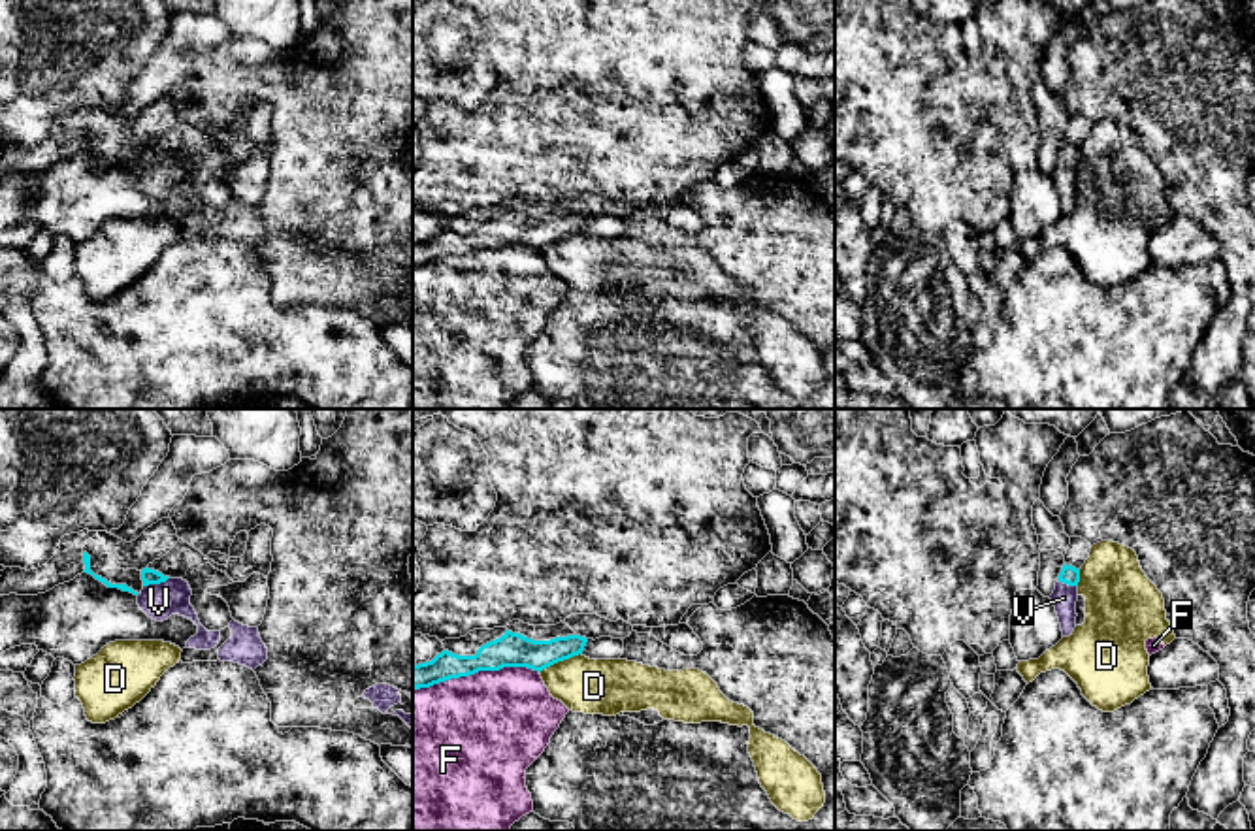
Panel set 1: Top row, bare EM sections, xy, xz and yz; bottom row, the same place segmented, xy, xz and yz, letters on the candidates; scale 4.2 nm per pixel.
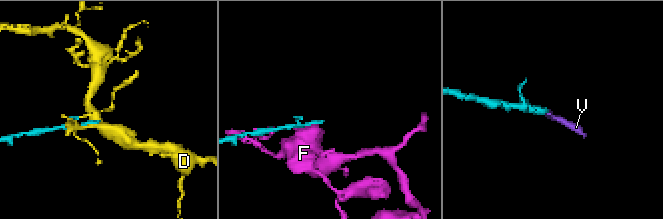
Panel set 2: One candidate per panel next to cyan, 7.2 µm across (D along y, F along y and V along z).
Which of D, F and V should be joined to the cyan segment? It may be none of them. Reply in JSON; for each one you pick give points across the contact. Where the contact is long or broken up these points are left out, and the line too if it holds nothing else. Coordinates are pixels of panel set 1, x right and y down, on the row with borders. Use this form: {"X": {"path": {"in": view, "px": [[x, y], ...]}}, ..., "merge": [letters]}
{"V": {"path": {"in": "xy", "px": [[147, 575], [155, 583], [159, 602]]}}, "merge": ["V"]}

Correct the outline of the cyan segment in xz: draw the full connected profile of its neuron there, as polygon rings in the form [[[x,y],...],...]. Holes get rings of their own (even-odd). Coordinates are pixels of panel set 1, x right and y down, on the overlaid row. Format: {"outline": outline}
{"outline": [[[507,629],[499,639],[482,644],[475,656],[443,650],[432,661],[413,665],[413,688],[430,688],[450,678],[503,667],[528,667],[541,673],[558,661],[582,654],[586,643],[588,639],[580,635],[533,641]]]}

